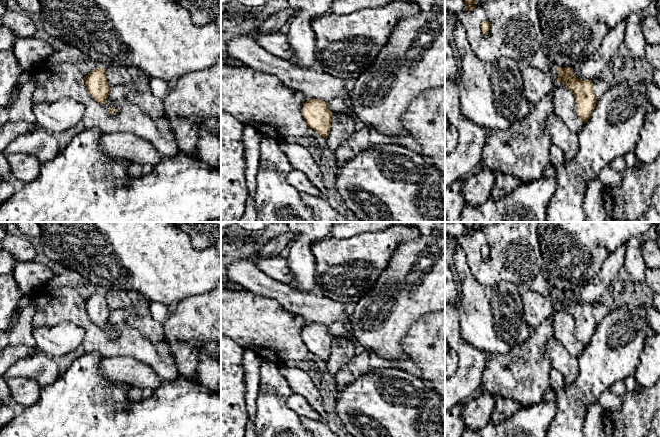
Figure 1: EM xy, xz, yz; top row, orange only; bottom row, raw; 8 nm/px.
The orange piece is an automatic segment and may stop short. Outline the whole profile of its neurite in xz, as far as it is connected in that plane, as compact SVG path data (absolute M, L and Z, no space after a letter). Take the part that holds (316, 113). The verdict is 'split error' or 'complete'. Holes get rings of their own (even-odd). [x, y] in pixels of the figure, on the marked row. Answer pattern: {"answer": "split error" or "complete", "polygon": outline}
{"answer": "complete", "polygon": "M308 99L302 107L302 115L307 126L327 139L333 119L327 102L319 99Z"}

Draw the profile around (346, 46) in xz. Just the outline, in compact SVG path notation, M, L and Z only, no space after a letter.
M394 1L384 7L361 9L347 15L329 12L314 18L312 30L316 37L316 68L343 80L357 79L376 59L396 24L418 11L419 6L415 3Z

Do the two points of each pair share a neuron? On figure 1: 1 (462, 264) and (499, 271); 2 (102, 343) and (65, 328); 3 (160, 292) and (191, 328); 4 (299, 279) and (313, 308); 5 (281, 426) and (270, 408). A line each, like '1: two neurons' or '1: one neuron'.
1: two neurons
2: two neurons
3: two neurons
4: two neurons
5: one neuron

